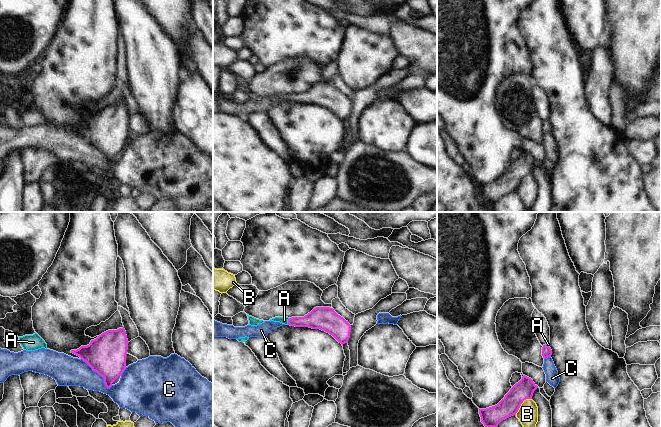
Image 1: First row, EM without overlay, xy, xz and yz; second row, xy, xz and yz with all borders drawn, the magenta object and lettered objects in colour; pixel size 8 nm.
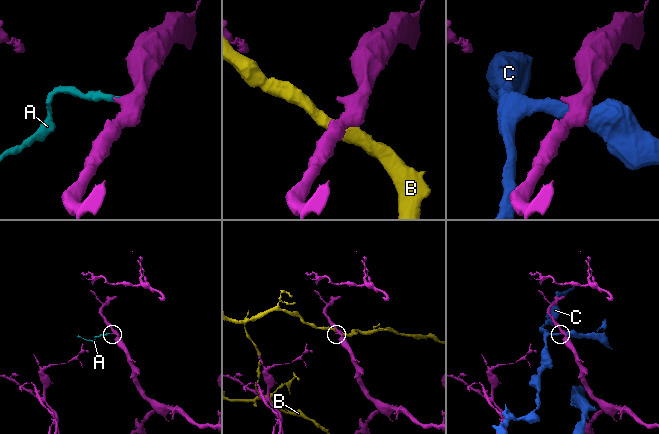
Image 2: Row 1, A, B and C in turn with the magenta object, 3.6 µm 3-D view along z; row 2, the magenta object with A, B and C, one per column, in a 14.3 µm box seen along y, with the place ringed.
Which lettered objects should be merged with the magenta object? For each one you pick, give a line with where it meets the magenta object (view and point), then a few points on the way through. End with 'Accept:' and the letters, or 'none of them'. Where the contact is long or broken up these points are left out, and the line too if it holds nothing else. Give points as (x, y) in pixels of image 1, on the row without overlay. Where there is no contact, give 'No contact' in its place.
A: Touches magenta at xz (288, 97). Path across: xz (319, 94), (307, 97), (288, 97), (284, 96)
Accept: A.

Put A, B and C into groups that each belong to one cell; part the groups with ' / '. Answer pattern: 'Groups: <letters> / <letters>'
Groups: A / B / C.

